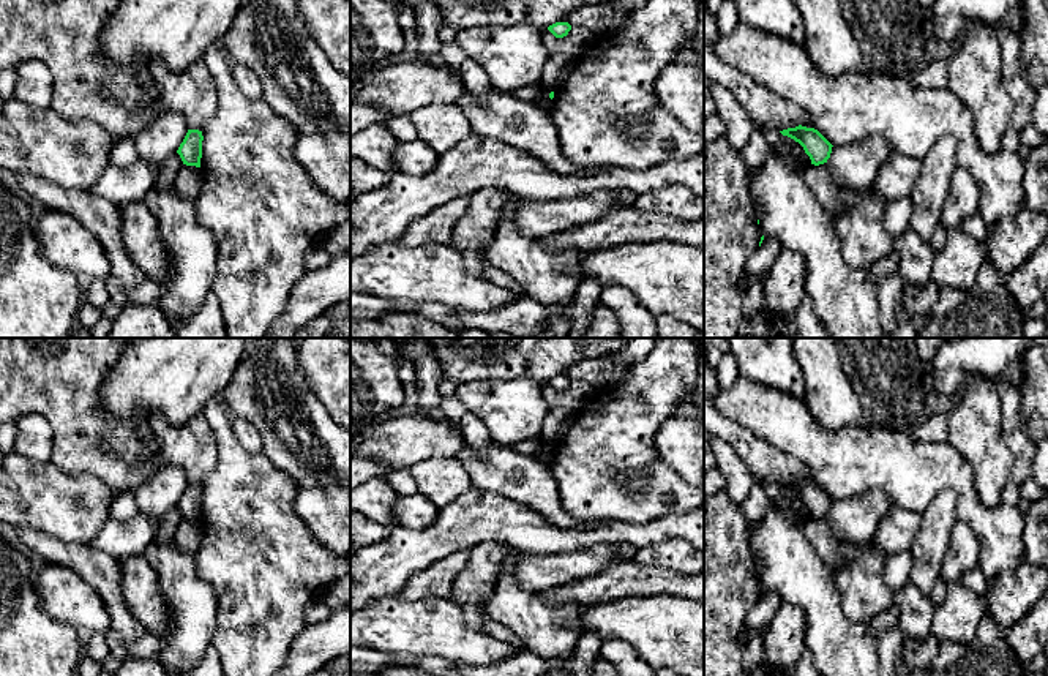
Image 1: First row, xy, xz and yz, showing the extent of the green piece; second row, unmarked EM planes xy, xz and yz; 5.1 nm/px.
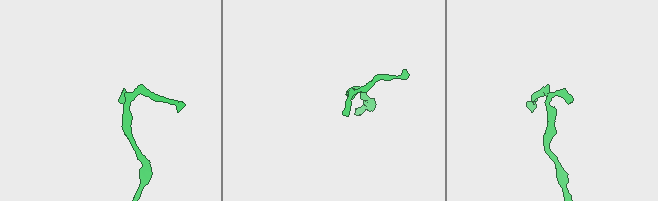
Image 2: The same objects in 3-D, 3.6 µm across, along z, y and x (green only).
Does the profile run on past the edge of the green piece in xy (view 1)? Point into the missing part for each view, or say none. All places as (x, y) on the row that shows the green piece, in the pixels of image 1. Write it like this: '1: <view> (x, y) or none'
1: none

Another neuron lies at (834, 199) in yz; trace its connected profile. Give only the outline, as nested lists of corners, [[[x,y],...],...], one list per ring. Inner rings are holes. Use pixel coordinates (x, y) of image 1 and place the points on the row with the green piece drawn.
[[[810,164],[803,169],[803,180],[818,199],[818,202],[832,215],[854,207],[865,190],[843,190],[832,180],[827,164]]]

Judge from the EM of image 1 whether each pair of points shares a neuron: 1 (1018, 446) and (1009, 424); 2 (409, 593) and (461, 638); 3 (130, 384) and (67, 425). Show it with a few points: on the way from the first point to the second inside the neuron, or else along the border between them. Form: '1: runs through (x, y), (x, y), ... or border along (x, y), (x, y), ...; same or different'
1: runs through (1017, 441), (1010, 428); same
2: border along (396, 594), (406, 600), (449, 597); different
3: border along (111, 371), (98, 390), (103, 431), (97, 444); different

